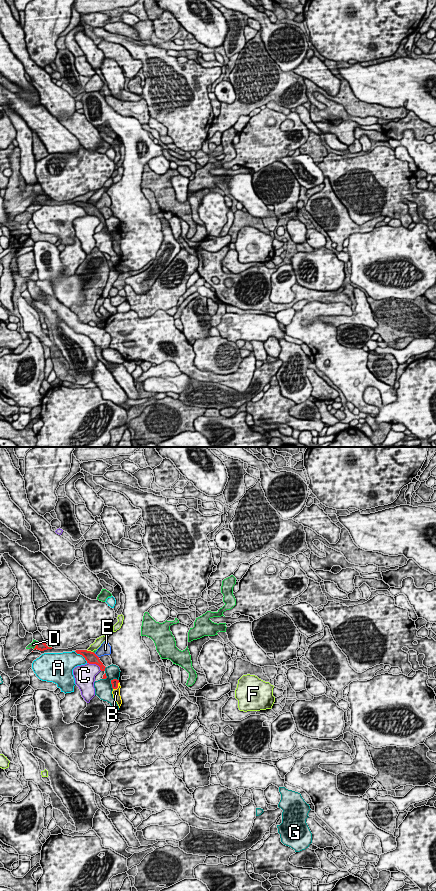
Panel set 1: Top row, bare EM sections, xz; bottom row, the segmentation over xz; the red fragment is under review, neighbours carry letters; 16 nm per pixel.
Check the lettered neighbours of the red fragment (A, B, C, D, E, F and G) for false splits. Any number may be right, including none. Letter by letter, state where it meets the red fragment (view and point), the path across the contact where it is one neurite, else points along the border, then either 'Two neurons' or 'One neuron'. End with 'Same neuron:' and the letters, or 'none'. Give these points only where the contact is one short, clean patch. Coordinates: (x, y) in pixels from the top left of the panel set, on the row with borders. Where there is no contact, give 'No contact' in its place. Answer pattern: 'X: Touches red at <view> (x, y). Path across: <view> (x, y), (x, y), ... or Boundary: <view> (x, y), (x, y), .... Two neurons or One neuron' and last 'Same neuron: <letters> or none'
A: Touches red at xz (81, 654). Two neurons
B: Touches red at xz (117, 687). Path across: xz (114, 682), (117, 687), (116, 692). One neuron
C: Touches red at xz (95, 663). Two neurons
D: Touches red at xz (36, 645). Two neurons
E: Touches red at xz (96, 655). Boundary: xz (94, 653), (98, 657). Two neurons
F: Touches red at xz (89, 651). Two neurons
G: Touches red at xz (111, 681). Two neurons
Same neuron: B

